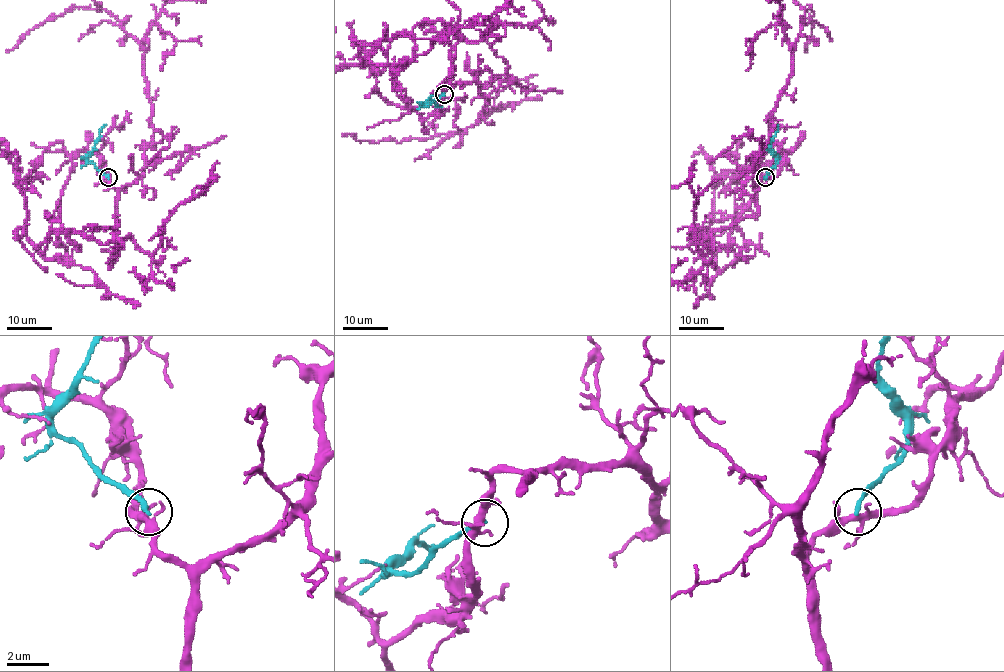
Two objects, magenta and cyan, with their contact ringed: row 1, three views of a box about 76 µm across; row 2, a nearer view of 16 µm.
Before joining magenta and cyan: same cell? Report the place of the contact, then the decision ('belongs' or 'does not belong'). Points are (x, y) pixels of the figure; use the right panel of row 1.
place (765, 177); does not belong

